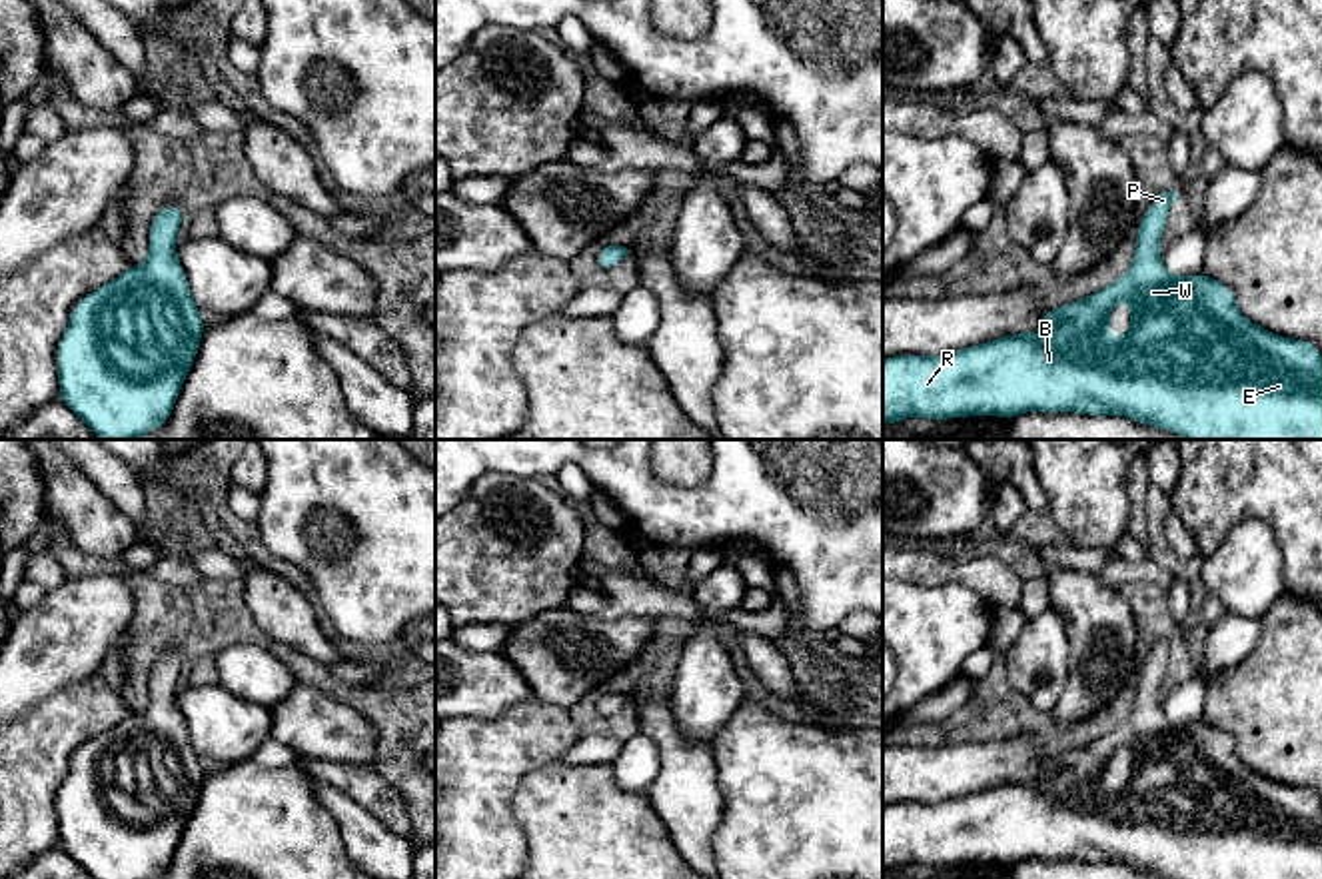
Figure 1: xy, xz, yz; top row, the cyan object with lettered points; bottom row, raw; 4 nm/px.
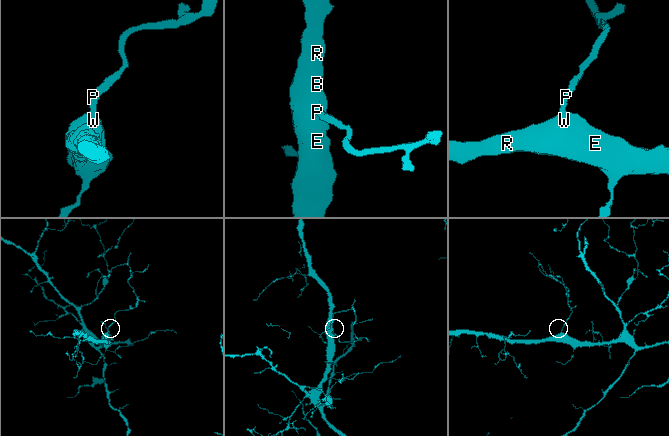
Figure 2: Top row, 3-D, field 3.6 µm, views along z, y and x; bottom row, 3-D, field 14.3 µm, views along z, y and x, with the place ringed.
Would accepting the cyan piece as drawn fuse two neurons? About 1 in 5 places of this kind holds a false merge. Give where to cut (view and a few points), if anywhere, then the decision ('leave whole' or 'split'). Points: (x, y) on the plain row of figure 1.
cut none; leave whole

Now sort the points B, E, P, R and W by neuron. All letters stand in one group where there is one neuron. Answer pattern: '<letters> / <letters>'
B E P R W

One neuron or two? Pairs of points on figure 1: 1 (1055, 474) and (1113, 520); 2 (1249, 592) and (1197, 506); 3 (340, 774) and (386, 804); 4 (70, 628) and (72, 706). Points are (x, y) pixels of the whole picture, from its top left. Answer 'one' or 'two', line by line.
1: one
2: two
3: one
4: two

